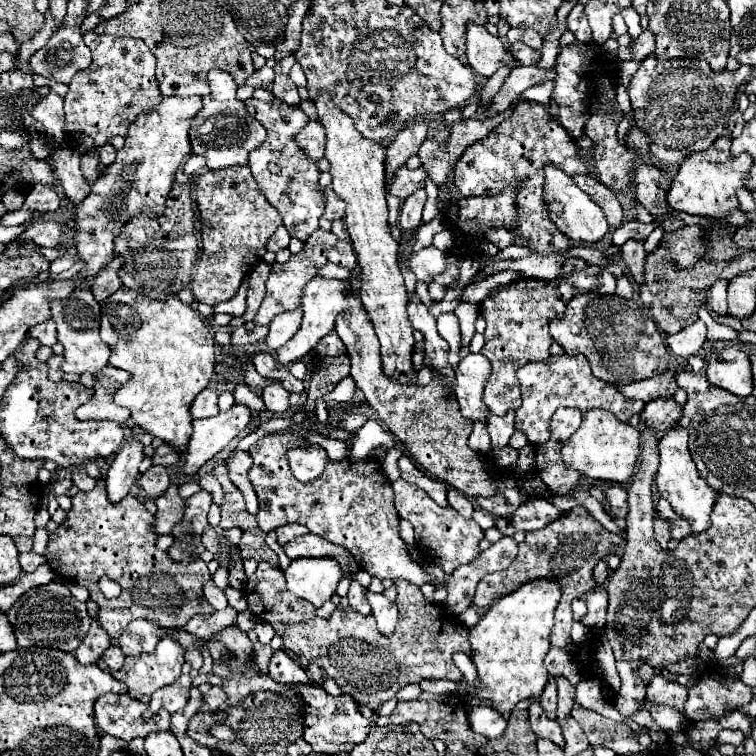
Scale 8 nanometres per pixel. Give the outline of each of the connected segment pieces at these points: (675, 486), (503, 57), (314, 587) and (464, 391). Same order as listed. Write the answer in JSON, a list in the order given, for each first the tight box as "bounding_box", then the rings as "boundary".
[{"bounding_box":[655,426,719,534],"boundary":[[[679,426],[669,430],[659,444],[659,456],[661,456],[661,464],[655,474],[655,484],[657,484],[661,498],[665,498],[671,504],[671,508],[675,510],[677,516],[681,516],[683,520],[689,522],[691,534],[705,532],[707,526],[711,526],[709,516],[713,512],[713,506],[715,506],[719,494],[715,490],[711,490],[711,486],[707,486],[707,482],[699,476],[695,462],[691,460],[689,450],[687,450],[687,430],[679,428]]]},{"bounding_box":[467,24,517,78],"boundary":[[[477,24],[467,26],[467,60],[481,78],[491,78],[501,66],[517,66],[515,58],[505,50],[503,42],[489,34],[487,28]]]},{"bounding_box":[283,558,343,608],"boundary":[[[299,558],[289,564],[283,572],[287,580],[287,588],[315,608],[323,606],[335,594],[337,582],[343,578],[343,570],[339,570],[337,562],[331,558]]]},{"bounding_box":[455,354,491,422],"boundary":[[[467,354],[455,370],[455,398],[463,418],[471,422],[487,422],[489,418],[489,410],[481,400],[483,382],[487,382],[489,370],[491,366],[483,354]]]}]

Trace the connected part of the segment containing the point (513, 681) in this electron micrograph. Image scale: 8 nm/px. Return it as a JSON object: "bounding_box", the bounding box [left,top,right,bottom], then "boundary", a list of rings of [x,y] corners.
{"bounding_box":[469,580,561,716],"boundary":[[[531,580],[519,590],[499,598],[469,634],[471,660],[477,668],[477,682],[469,686],[469,692],[479,700],[489,700],[501,716],[509,716],[515,704],[525,698],[539,698],[547,686],[549,674],[543,658],[551,648],[549,634],[559,598],[561,592],[555,582]]]}

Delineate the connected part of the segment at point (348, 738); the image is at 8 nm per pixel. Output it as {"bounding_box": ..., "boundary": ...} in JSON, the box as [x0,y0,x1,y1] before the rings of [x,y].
{"bounding_box":[295,684,371,754],"boundary":[[[303,684],[303,686],[295,686],[299,690],[299,694],[303,694],[303,700],[307,702],[307,710],[303,716],[303,724],[305,724],[305,742],[311,744],[313,752],[319,754],[337,754],[343,750],[353,750],[355,744],[361,744],[371,726],[369,720],[365,720],[357,708],[357,702],[343,694],[343,696],[331,696],[327,694],[323,688],[315,686],[315,684]]]}

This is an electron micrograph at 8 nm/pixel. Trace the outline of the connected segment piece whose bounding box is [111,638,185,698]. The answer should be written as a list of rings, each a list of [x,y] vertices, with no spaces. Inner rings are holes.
[[[163,638],[155,654],[141,654],[139,658],[125,658],[121,670],[113,670],[113,678],[127,686],[133,698],[151,696],[161,686],[175,682],[183,666],[183,646],[173,638]]]

